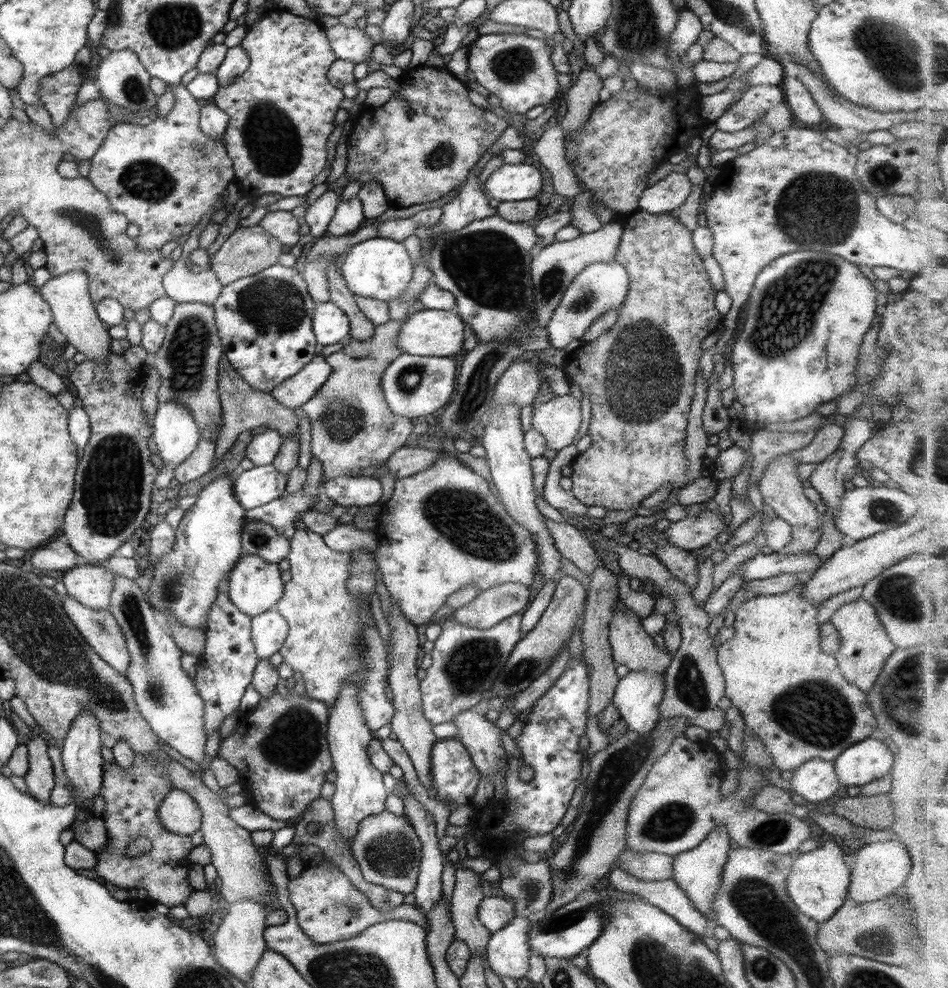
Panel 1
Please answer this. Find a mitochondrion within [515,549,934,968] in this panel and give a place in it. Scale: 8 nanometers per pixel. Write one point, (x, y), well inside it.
(617, 773)

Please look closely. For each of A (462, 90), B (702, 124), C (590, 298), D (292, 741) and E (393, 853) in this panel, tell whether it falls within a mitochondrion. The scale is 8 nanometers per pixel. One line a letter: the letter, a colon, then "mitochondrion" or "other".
A: other
B: other
C: mitochondrion
D: mitochondrion
E: mitochondrion

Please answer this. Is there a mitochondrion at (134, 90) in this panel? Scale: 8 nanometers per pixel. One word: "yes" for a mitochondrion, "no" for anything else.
yes

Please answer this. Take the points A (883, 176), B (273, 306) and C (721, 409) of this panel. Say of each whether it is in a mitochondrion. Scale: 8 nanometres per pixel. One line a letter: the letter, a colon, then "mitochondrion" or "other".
A: mitochondrion
B: mitochondrion
C: other

